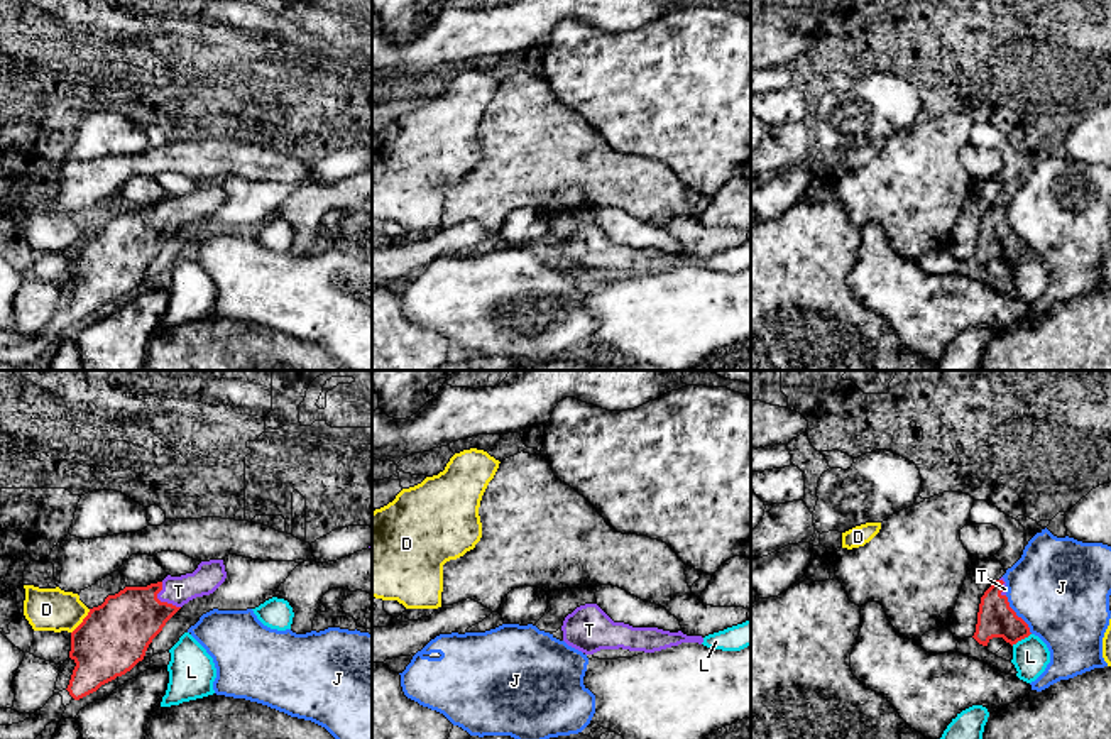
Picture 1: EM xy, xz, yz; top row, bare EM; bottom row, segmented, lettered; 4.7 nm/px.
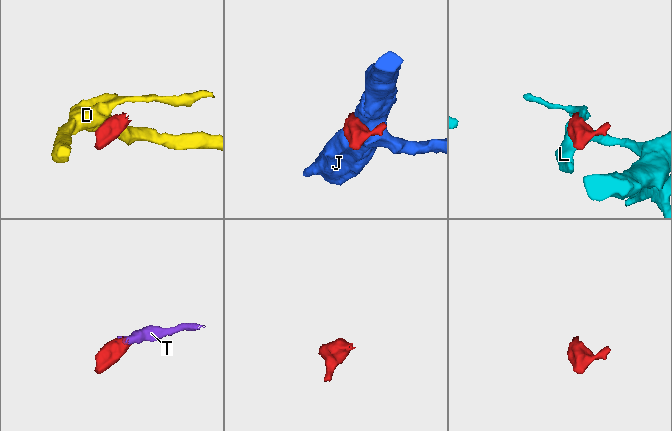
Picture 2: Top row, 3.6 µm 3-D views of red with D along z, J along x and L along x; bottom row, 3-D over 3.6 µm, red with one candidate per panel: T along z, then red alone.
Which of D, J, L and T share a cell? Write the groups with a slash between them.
D / J / L / T

